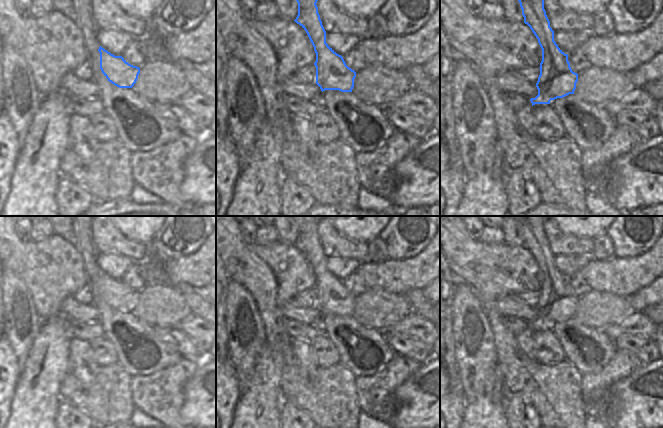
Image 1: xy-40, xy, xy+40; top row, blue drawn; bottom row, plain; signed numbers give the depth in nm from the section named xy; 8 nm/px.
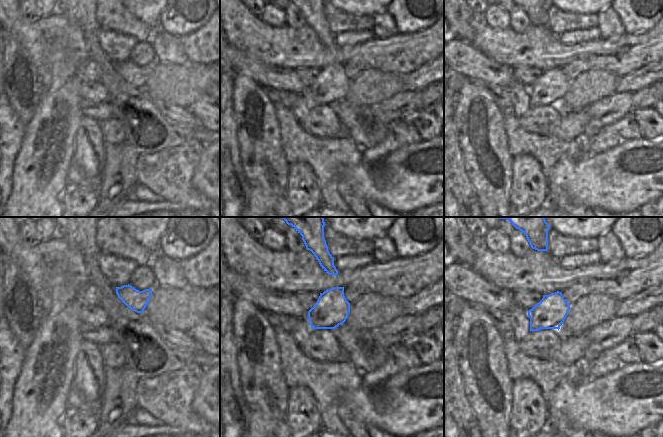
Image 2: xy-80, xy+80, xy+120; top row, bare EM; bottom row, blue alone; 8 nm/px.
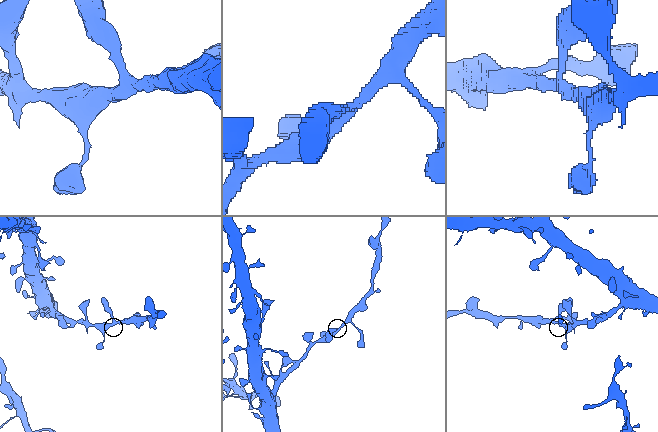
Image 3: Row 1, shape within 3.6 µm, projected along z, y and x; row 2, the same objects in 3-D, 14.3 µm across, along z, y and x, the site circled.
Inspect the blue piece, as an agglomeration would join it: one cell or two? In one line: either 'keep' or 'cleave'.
keep

